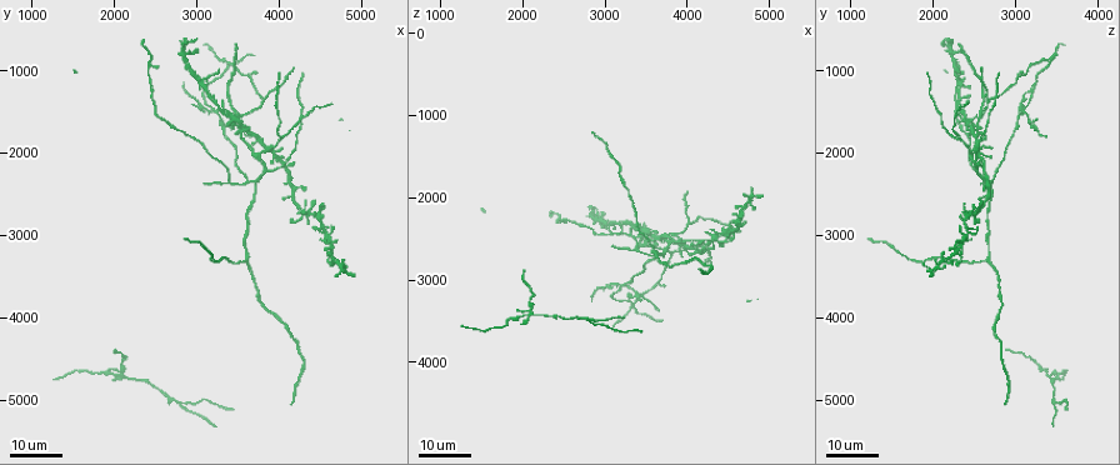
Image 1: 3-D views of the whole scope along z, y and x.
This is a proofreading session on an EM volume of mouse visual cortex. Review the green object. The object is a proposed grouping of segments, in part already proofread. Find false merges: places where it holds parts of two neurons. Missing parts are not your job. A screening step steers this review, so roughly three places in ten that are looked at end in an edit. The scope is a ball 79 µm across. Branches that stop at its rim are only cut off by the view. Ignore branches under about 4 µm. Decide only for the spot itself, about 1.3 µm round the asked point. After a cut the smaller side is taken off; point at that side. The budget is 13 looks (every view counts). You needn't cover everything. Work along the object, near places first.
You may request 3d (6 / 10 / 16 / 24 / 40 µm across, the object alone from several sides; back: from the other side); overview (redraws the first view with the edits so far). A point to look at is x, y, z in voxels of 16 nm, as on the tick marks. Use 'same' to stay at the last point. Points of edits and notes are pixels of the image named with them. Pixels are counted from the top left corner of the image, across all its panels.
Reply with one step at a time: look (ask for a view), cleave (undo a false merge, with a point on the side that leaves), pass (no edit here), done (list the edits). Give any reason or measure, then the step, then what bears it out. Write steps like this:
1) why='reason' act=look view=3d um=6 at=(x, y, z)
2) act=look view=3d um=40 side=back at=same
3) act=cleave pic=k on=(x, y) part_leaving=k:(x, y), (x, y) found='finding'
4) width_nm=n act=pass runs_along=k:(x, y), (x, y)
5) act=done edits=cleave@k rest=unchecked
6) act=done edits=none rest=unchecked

why='four or more arms meet' act=look view=3d um=16 at=(2100, 4700, 3400)

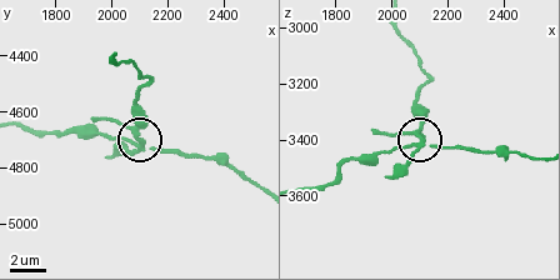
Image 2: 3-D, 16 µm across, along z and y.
act=look view=3d um=10 at=(2100, 4690, 3390)

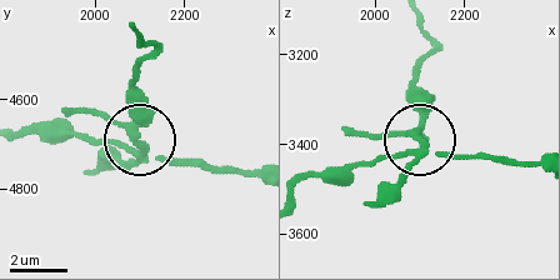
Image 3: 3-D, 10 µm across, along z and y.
side_arm_um=11 act=cleave pic=3 on=(115, 155) found='a second neuron is stuck on'

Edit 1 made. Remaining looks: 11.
act=look view=overview

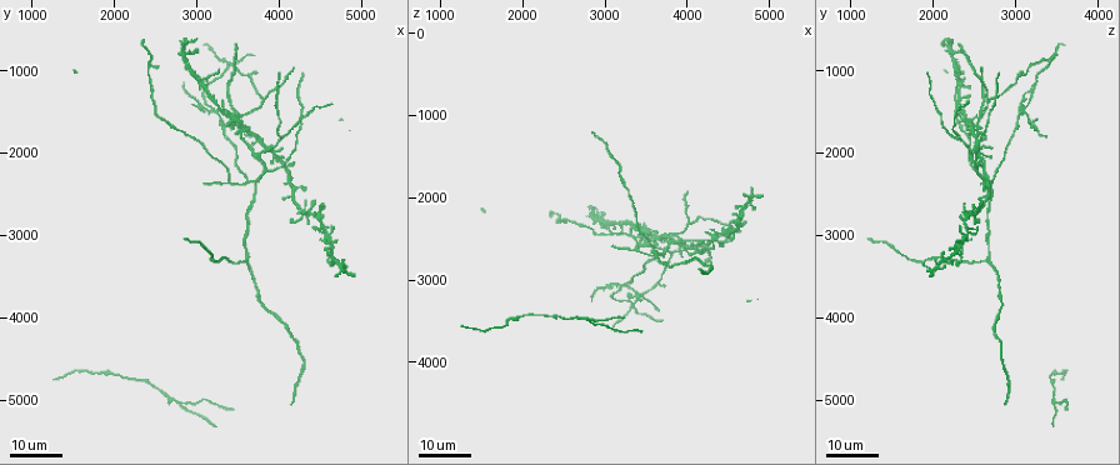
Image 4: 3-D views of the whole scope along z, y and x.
why='three arms meet' act=look view=3d um=24 at=(3550, 3300, 2650)

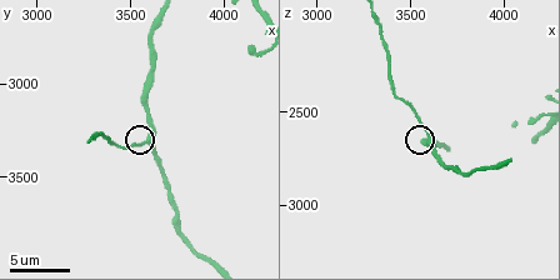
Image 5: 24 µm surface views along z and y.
act=look view=3d um=6 at=(3600, 3300, 2660)

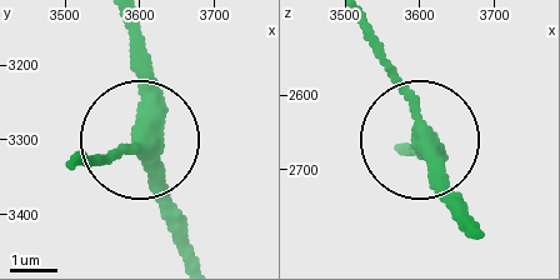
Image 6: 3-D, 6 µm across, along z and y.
width_nm=330 act=pass runs_along=6:(475, 220), (419, 136), (411, 89), (371, 45) found='continuous, no second neuron'

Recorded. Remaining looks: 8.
why='arms part here' act=look view=3d um=16 at=(3850, 1350, 2700)

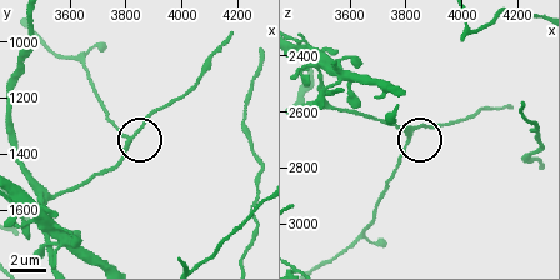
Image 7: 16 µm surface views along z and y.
act=look view=3d um=10 at=(3810, 1340, 2680)

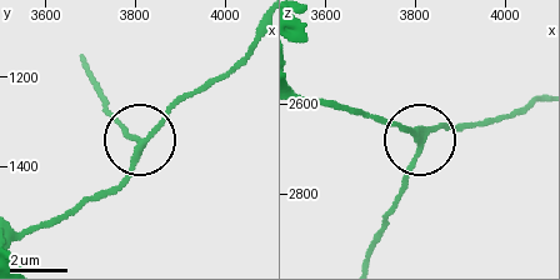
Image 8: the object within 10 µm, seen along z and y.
width_nm=240 act=pass runs_along=8:(301, 100), (351, 108), (419, 136), (485, 121) found='all the same neuron'

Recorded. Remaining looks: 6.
why='four-way junction' act=look view=3d um=16 at=(3250, 1500, 3050)

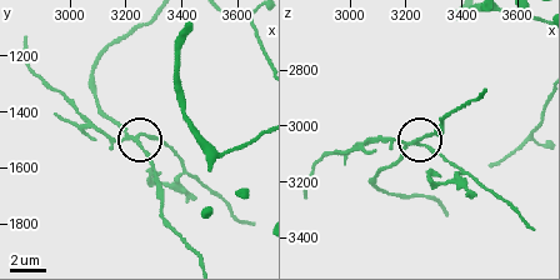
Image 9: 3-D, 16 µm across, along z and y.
why='closer look' act=look view=3d um=6 at=(3220, 1490, 3060)

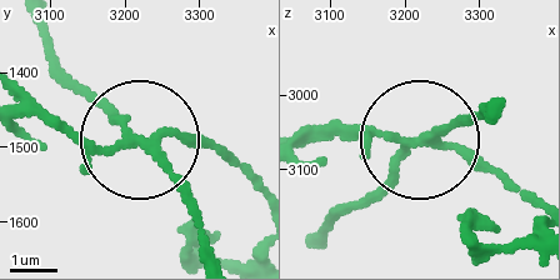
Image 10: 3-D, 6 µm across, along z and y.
side_arm_um=10 act=cleave pic=10 on=(69, 129) part_leaving=10:(148, 138), (204, 141), (251, 186) found='two neurons meet here'

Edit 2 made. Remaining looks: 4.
why='a fork' act=look view=3d um=24 at=(3900, 1950, 2450)

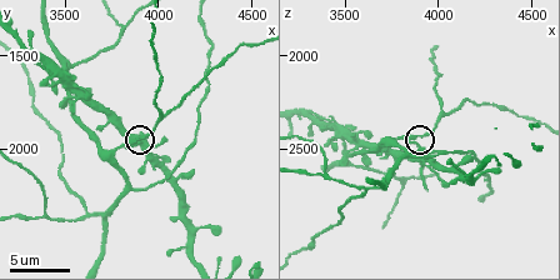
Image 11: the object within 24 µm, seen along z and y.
why='closer look' act=look view=3d um=10 at=same

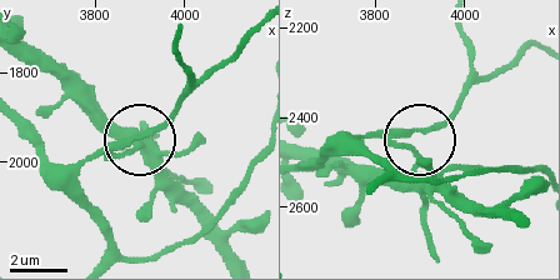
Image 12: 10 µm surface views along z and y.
act=look view=3d um=6 at=(3885, 1970, 2465)

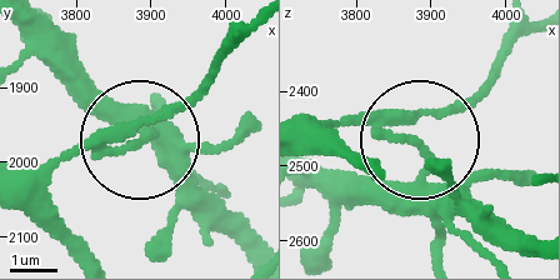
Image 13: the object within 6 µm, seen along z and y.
width_nm=220 act=pass found='one neuron here'

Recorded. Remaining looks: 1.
why='four-way junction' act=look view=3d um=6 at=(3520, 1540, 2580)

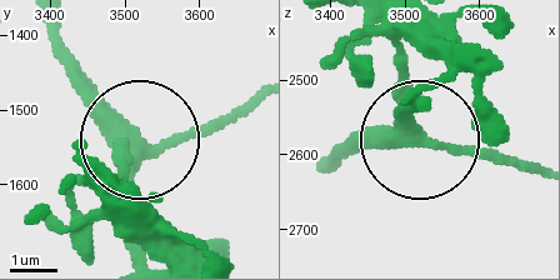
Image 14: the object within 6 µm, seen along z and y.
act=pass runs_along=14:(426, 100), (403, 136), (335, 144) found='all the same neuron'

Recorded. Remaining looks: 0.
act=done edits=cleave@3,cleave@10 rest=unchecked

